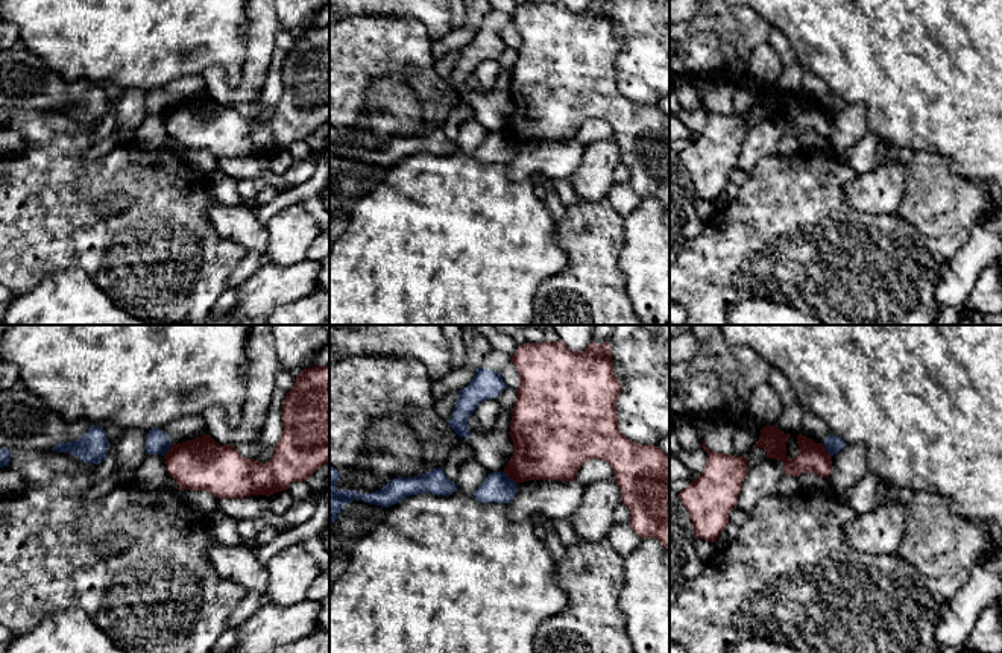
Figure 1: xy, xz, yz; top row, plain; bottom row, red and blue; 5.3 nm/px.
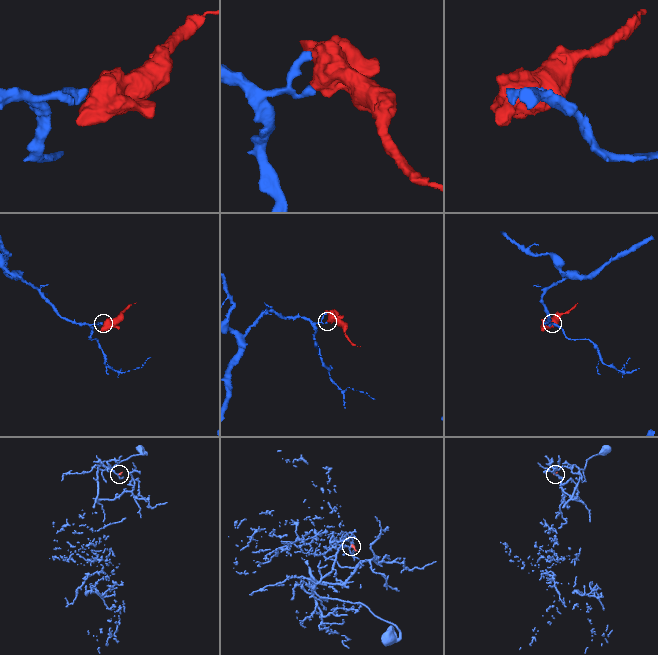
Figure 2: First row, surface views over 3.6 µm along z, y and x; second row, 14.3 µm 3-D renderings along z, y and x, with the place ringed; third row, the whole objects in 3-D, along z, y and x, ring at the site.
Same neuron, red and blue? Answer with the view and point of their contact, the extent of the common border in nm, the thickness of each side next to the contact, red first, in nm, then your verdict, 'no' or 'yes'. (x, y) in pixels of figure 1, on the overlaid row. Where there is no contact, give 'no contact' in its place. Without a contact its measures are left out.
xz (510, 479) | 100 nm | 360/160 nm | no

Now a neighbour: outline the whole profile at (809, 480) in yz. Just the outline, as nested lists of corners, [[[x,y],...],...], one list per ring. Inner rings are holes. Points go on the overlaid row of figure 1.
[[[803,472],[797,477],[803,491],[829,491],[829,481],[815,472]]]

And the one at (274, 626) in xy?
[[[302,600],[291,606],[270,601],[238,627],[238,641],[231,653],[272,653],[319,630],[320,601]]]

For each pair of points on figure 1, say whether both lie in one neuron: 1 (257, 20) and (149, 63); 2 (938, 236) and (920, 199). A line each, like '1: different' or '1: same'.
1: different
2: same

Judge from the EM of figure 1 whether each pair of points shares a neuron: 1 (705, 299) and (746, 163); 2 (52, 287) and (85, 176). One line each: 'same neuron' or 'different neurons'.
1: different neurons
2: different neurons

